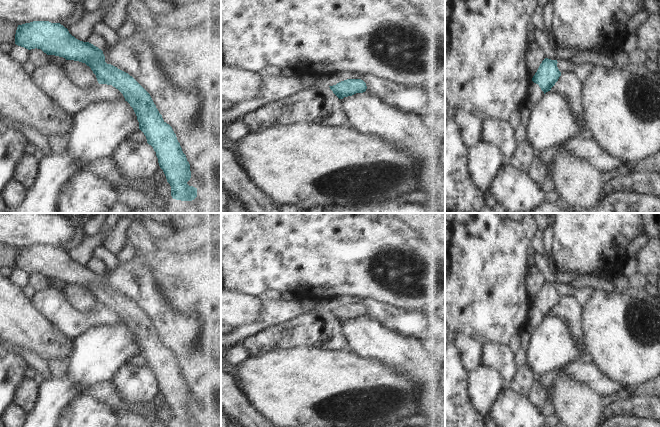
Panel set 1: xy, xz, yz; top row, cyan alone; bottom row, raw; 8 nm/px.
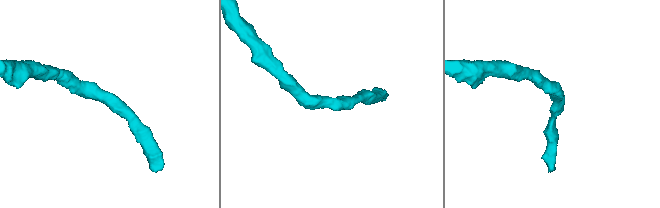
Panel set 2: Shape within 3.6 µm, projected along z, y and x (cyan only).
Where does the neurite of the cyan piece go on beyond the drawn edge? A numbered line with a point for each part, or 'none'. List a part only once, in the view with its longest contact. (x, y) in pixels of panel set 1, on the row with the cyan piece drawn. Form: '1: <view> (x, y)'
none.

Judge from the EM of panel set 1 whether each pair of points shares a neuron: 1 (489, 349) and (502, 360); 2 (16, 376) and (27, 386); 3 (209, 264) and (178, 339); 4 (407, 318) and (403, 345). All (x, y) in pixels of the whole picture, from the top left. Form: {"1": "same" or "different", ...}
{"1": "same", "2": "different", "3": "different", "4": "different"}

